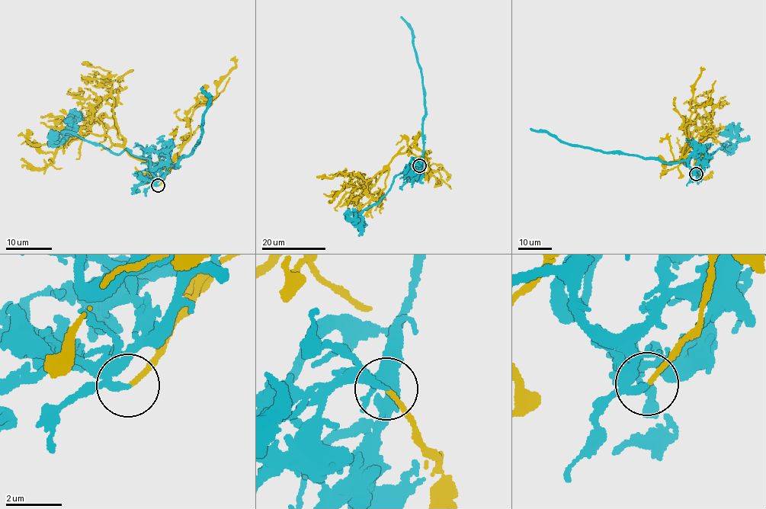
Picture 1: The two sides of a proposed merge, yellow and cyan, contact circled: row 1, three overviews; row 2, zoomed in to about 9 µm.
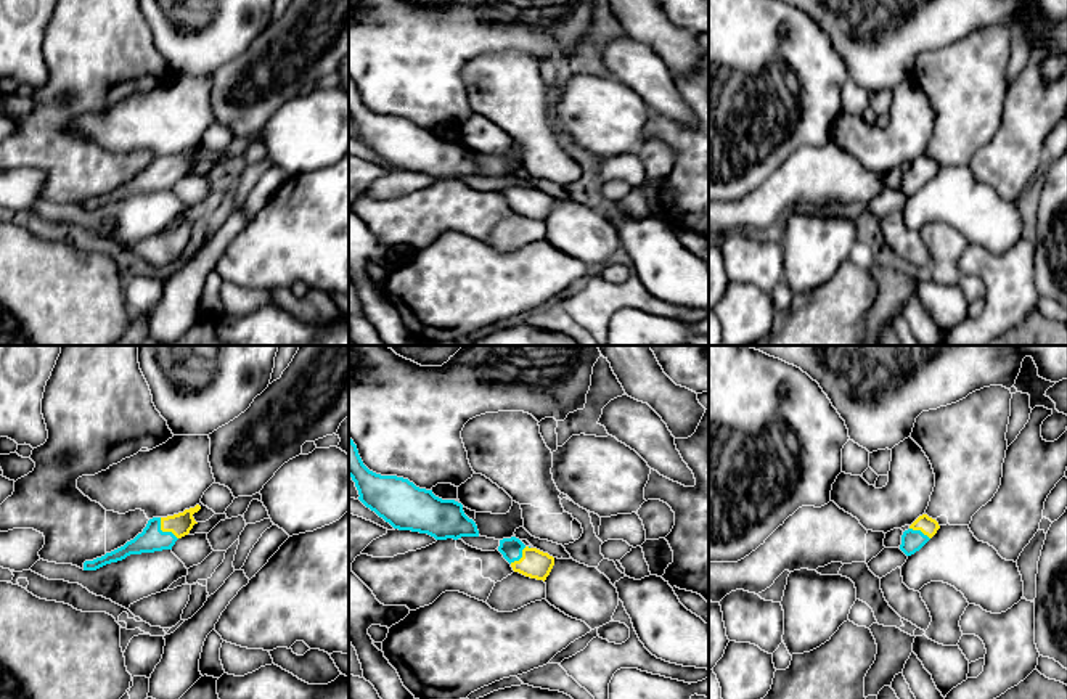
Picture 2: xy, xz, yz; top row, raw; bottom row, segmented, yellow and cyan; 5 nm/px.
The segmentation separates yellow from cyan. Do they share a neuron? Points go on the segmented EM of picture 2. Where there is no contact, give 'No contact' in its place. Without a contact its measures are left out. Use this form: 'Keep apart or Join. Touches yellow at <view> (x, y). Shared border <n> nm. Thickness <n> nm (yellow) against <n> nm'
Keep apart. Touches yellow at xy (164, 531). Shared border 140 nm. Thickness 120 nm (yellow) against 120 nm

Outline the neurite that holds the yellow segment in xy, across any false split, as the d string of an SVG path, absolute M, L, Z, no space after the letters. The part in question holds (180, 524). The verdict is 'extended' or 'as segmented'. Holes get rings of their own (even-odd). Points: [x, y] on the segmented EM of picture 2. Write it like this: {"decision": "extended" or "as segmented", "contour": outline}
{"decision": "as segmented", "contour": "M196 505L194 508L185 509L183 513L161 517L161 530L172 532L177 538L188 535L193 525L198 524L193 514L199 509L201 506Z"}

